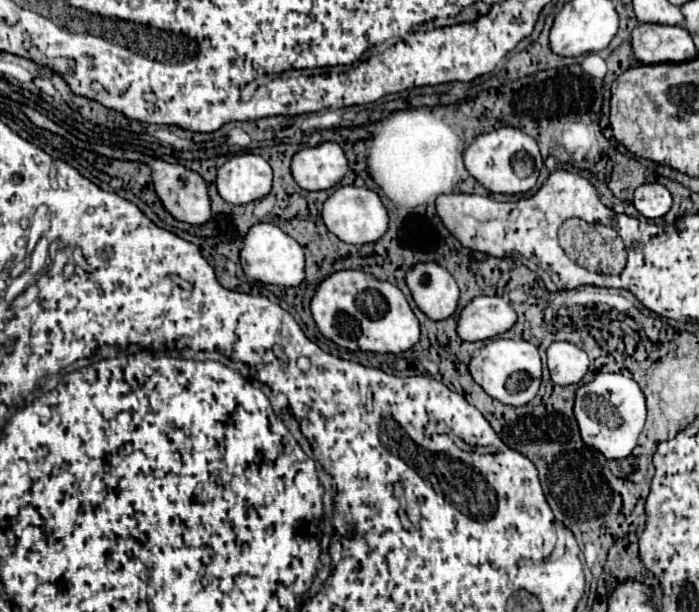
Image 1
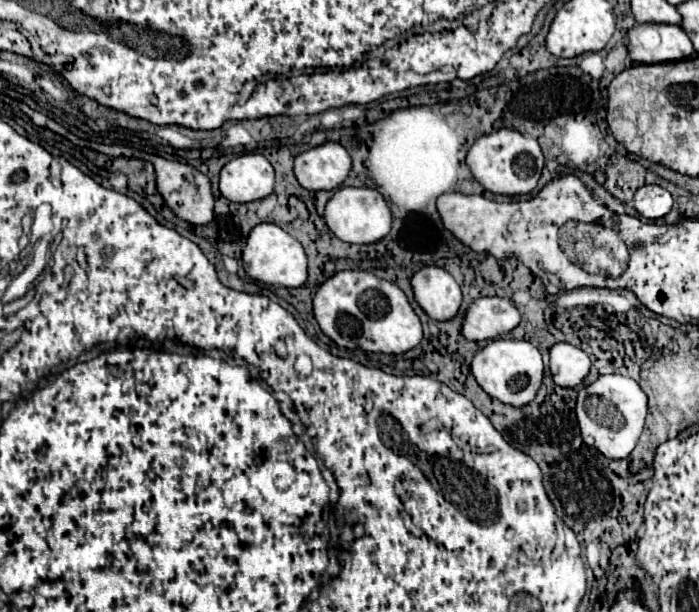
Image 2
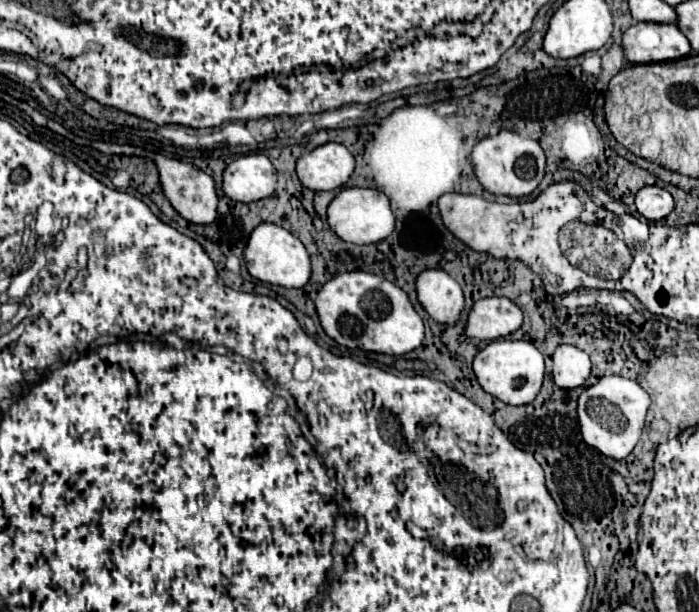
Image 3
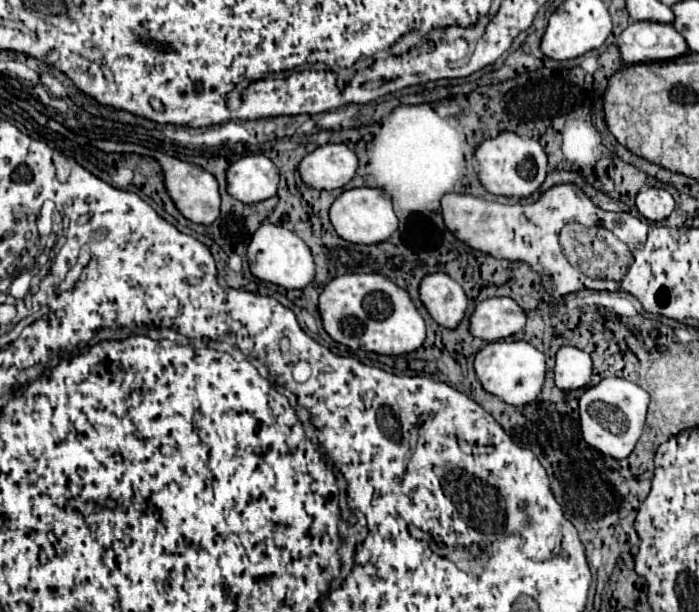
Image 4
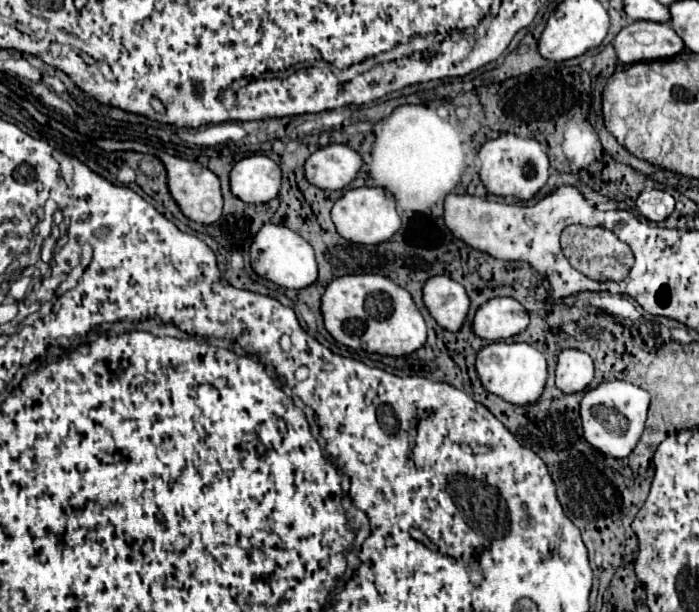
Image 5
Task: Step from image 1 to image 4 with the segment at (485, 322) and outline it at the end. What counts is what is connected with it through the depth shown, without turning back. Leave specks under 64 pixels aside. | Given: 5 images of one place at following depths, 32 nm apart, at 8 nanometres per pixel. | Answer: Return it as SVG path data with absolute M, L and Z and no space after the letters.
M488 298L476 304L470 316L470 334L486 342L508 338L526 324L524 310L512 298Z

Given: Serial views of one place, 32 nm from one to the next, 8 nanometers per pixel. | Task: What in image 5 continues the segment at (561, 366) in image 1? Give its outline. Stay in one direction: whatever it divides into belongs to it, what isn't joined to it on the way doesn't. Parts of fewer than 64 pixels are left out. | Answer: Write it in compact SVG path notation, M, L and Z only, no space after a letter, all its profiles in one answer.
M564 348L558 354L556 386L562 392L580 392L594 378L594 364L586 352L576 348Z

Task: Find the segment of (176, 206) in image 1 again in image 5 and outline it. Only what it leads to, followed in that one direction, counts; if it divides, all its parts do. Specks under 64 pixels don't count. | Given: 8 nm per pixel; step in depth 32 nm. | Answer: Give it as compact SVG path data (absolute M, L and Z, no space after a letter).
M156 150L154 155L164 164L166 172L168 172L168 190L172 194L172 198L176 200L178 208L182 210L182 214L194 222L200 224L212 224L220 218L222 214L222 194L220 194L220 180L216 178L214 172L210 172L208 168L200 166L198 162L188 162L176 156L170 156L166 152Z

